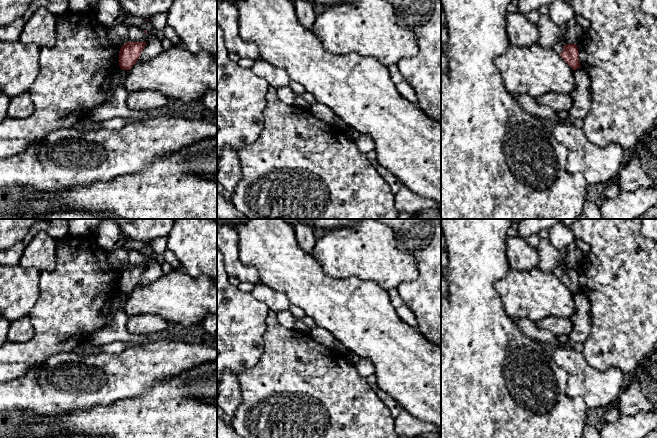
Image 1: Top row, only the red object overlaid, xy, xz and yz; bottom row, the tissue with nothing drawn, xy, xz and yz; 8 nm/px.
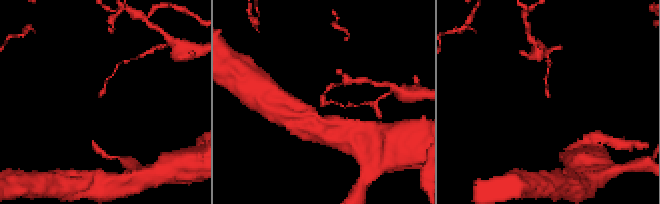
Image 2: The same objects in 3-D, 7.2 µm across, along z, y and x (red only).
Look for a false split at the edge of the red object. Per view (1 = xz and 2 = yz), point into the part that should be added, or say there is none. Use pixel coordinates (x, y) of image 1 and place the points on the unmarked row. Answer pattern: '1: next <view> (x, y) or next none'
1: next none
2: next none

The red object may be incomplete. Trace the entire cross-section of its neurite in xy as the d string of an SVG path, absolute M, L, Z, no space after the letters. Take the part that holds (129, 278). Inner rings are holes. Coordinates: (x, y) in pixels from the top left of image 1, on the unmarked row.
M128 266L123 269L119 277L119 290L121 293L130 294L138 285L146 266Z

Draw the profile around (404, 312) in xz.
M405 304L396 308L396 313L405 323L410 325L411 327L414 327L414 328L418 327L418 321L414 313Z

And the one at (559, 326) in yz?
M547 317L537 322L538 326L549 330L555 337L569 336L573 329L570 318Z

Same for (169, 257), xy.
M167 249L166 252L163 254L163 256L165 262L169 263L172 266L174 271L183 270L180 261L172 251Z

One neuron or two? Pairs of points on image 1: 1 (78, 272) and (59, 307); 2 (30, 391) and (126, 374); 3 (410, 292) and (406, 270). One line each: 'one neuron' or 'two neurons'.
1: one neuron
2: one neuron
3: two neurons

